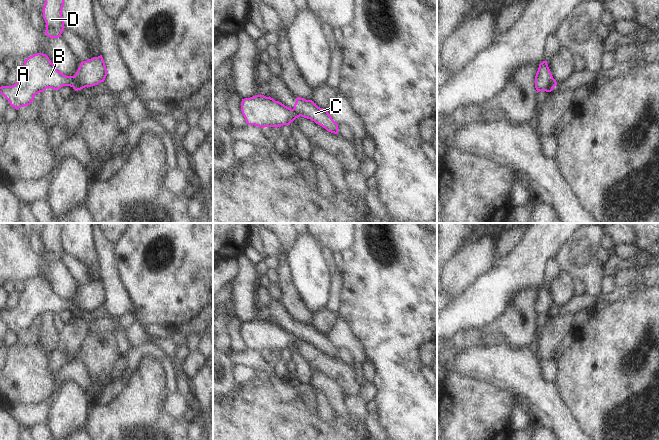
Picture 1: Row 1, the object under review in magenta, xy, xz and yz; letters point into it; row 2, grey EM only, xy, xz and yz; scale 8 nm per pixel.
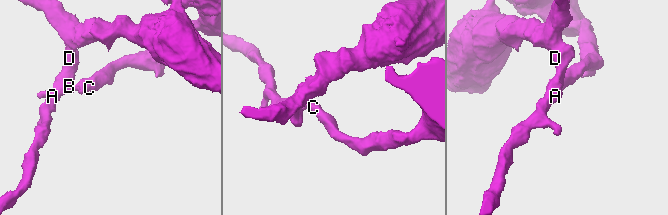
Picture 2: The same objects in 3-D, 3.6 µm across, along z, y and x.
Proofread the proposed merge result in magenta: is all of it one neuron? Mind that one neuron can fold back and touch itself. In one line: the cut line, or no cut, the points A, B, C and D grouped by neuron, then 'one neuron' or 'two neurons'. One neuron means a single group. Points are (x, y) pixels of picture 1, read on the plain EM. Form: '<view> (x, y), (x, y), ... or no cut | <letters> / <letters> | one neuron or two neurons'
xy (71, 300), (74, 303), (73, 311) | A B D / C | two neurons

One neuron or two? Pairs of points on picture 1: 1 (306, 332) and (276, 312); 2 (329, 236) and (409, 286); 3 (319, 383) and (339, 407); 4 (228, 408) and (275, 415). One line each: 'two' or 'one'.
1: one
2: two
3: one
4: one

